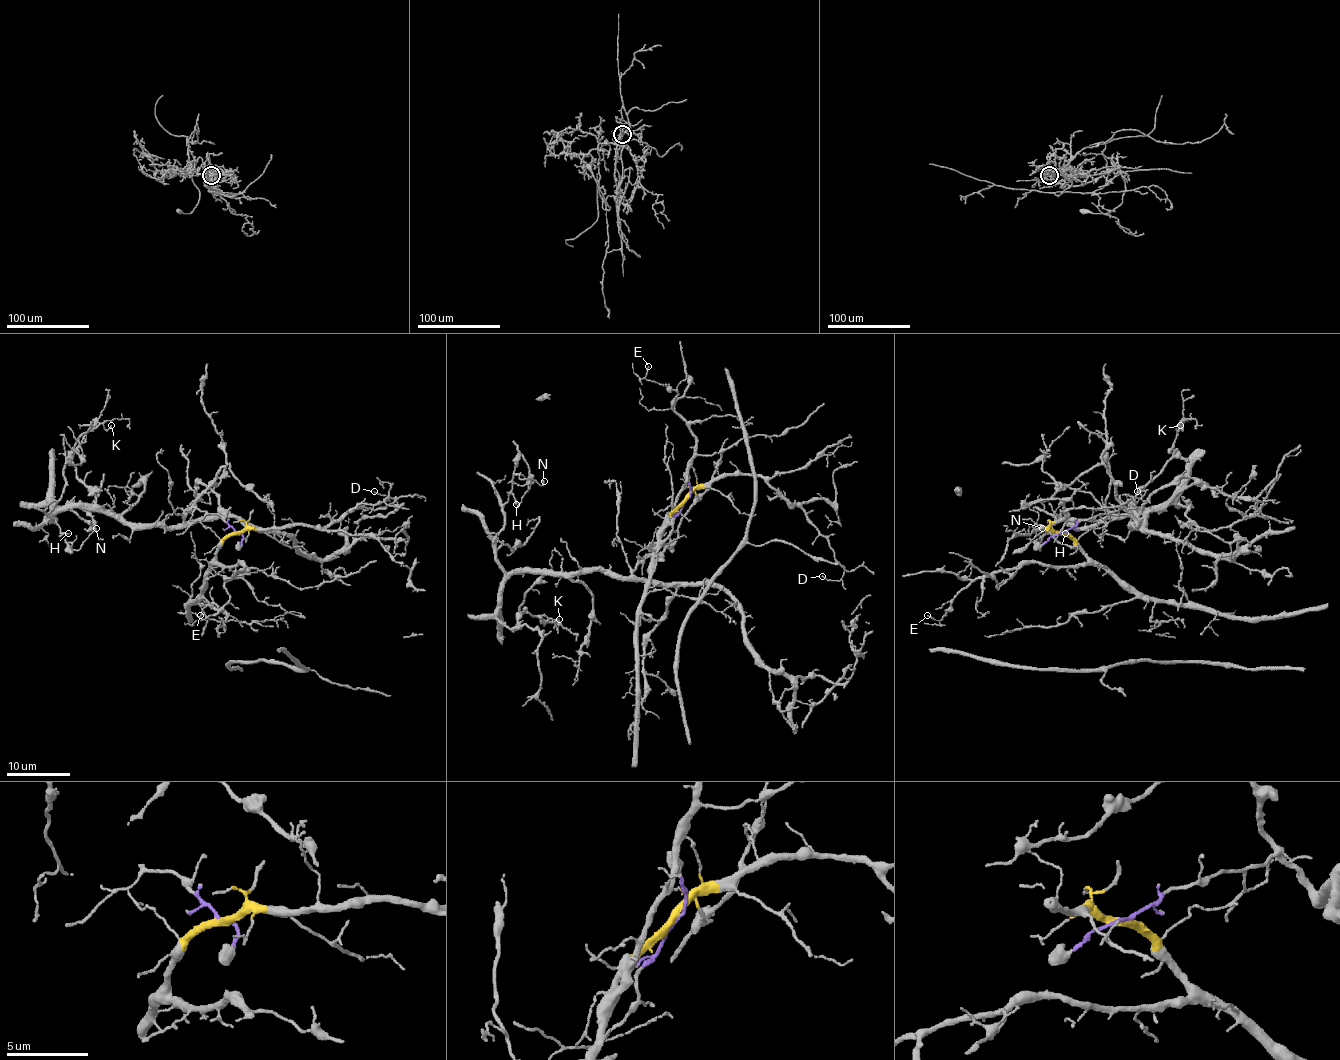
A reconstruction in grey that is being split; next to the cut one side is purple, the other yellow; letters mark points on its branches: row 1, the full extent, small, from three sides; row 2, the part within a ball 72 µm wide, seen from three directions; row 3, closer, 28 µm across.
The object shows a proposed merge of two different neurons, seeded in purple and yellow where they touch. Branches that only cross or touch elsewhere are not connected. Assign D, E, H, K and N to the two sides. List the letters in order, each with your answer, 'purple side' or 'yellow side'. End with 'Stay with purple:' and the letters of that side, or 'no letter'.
D: yellow side
E: yellow side
H: purple side
K: purple side
N: purple side
Stay with purple: H, K, N

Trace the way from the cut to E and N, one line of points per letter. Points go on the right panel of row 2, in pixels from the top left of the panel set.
E: (1061, 533), (1075, 542), (1086, 561), (1075, 566), (1023, 563), (976, 577), (941, 620), (927, 616)
N: (1061, 533), (1122, 507), (1138, 525), (1133, 507), (1069, 520), (1037, 539), (1040, 550), (1042, 528)

